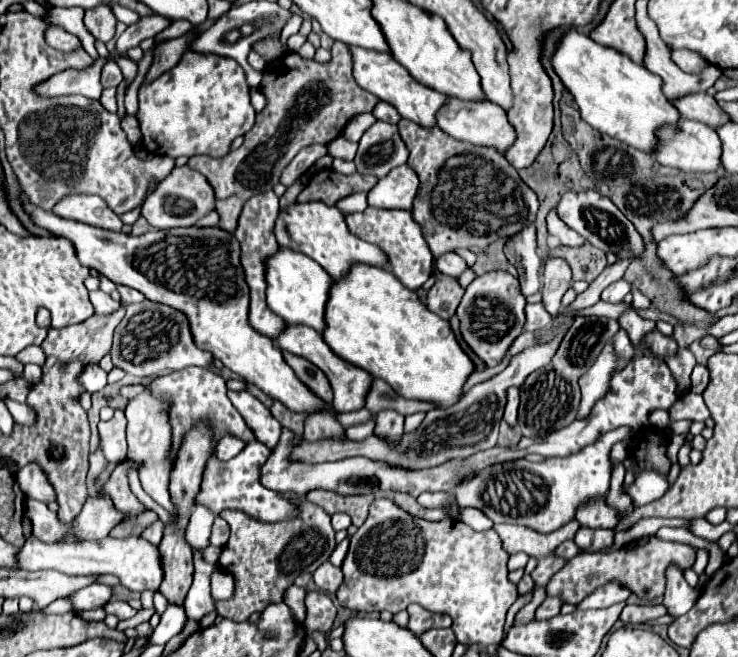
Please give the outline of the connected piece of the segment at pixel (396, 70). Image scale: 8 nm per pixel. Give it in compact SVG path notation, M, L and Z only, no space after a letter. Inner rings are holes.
M348 46L352 52L352 62L354 62L354 78L358 82L358 86L362 86L362 90L372 92L374 96L378 96L380 100L392 104L398 114L406 120L412 120L420 126L434 126L436 124L436 112L440 110L440 106L446 102L446 96L416 82L406 68L402 68L394 56L390 52L374 52L374 50L366 50L366 48L358 48L358 46Z

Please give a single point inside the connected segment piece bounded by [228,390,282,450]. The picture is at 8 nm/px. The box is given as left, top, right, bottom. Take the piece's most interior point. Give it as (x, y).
(258, 418)

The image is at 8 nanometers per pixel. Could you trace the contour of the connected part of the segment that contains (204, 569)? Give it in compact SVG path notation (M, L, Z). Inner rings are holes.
M194 550L194 584L186 596L186 616L200 620L204 614L214 610L214 598L210 596L210 576L216 570L202 558L202 550Z

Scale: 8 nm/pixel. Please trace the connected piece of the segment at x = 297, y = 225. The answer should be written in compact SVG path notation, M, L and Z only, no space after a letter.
M294 202L288 208L280 210L274 224L274 236L280 246L294 248L296 252L310 256L314 262L326 268L326 272L332 278L340 278L342 274L346 274L352 262L364 262L364 264L388 268L384 252L380 252L380 248L376 248L374 244L364 242L352 232L348 232L342 212L322 202L306 202L306 204Z

